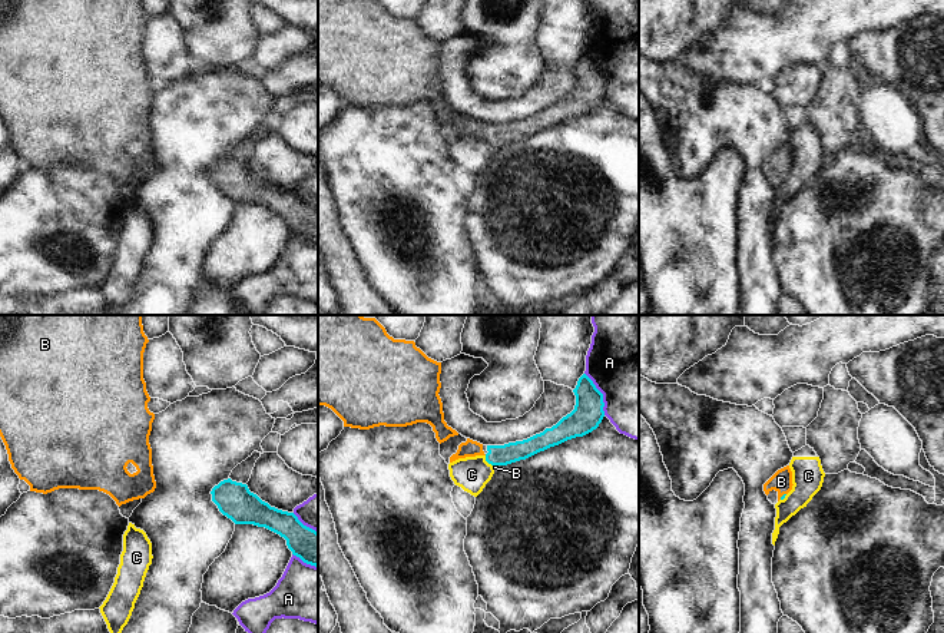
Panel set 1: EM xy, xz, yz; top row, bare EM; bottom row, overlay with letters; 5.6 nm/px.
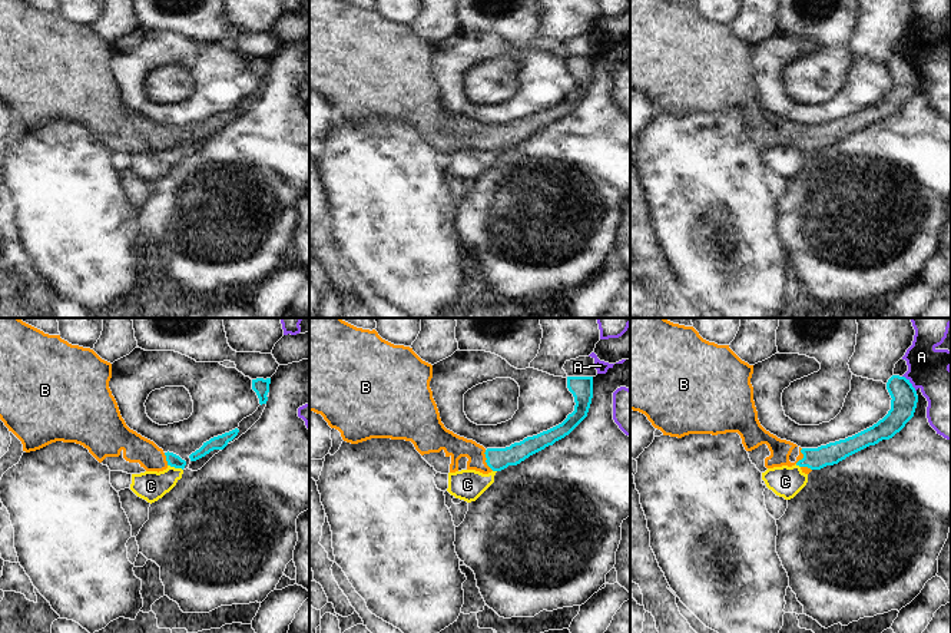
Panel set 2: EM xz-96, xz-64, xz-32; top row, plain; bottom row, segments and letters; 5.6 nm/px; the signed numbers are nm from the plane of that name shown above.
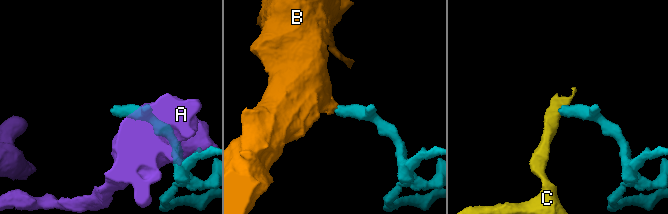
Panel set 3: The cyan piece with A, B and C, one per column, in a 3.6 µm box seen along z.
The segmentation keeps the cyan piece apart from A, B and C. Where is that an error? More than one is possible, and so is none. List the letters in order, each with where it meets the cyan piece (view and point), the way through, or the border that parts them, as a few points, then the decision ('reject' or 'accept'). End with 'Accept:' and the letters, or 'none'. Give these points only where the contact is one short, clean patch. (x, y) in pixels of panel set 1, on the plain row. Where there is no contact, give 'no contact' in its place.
A: xz (602, 73) | reject
B: yz (782, 175) | across yz (782, 176), (782, 175), (781, 161) | accept
C: xz (487, 141) | along xz (484, 135), (492, 145) | reject
Accept: B

